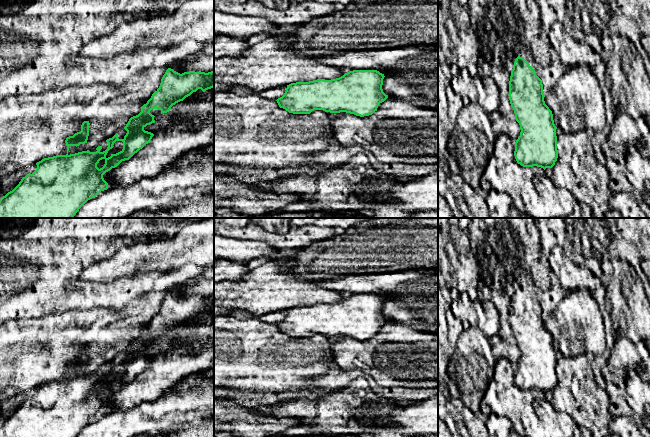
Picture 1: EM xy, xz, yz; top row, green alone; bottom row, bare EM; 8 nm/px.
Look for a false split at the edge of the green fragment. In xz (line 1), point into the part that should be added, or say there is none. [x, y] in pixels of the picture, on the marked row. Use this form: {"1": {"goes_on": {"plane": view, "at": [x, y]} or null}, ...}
{"1": {"goes_on": null}}

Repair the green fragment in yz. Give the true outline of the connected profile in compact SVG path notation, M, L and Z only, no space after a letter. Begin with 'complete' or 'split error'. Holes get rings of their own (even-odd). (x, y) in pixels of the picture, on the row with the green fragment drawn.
complete | M518 56L514 62L508 96L521 129L515 142L517 163L552 168L558 158L557 127L544 101L542 80L524 57Z

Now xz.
complete | M353 70L336 79L291 83L287 85L284 95L276 101L280 108L293 114L310 114L314 110L323 110L330 113L346 112L360 117L369 116L388 98L382 89L384 77L377 70Z

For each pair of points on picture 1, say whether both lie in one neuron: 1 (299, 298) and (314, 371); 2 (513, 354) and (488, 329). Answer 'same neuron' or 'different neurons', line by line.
1: different neurons
2: different neurons

